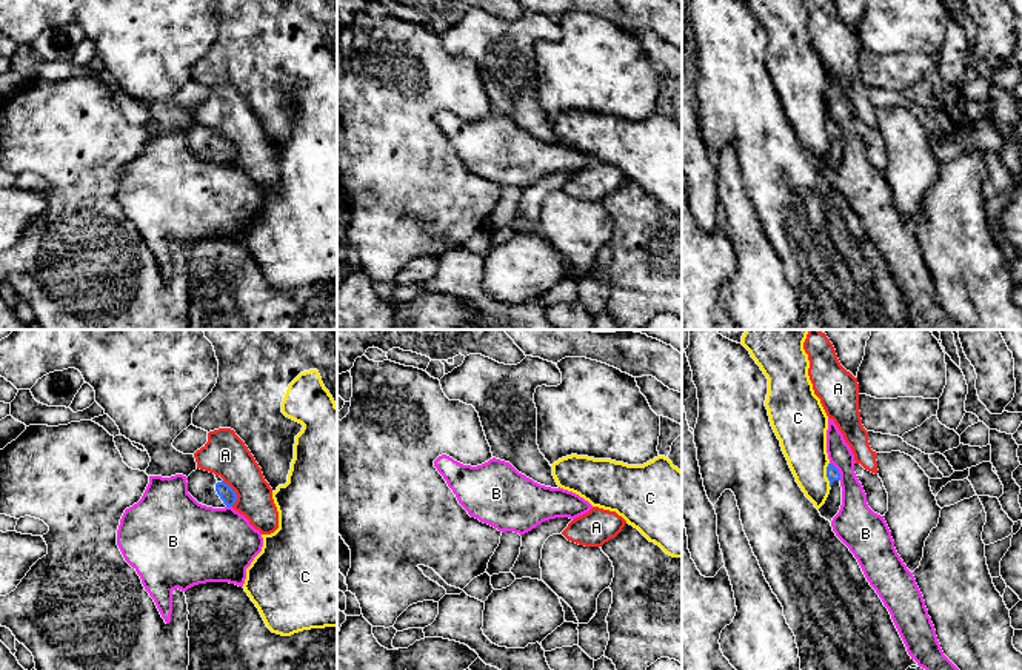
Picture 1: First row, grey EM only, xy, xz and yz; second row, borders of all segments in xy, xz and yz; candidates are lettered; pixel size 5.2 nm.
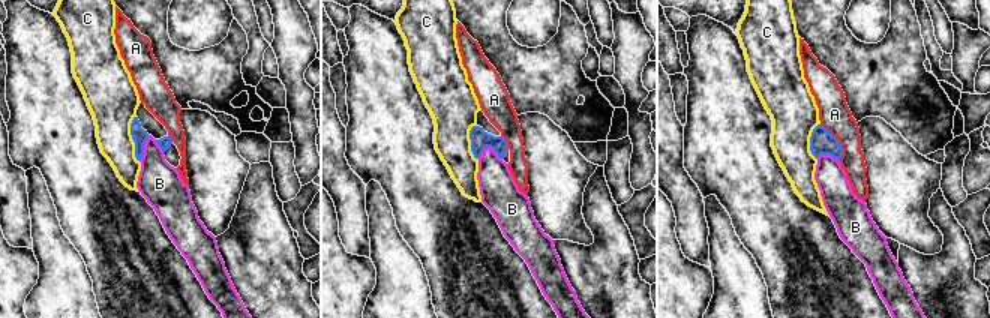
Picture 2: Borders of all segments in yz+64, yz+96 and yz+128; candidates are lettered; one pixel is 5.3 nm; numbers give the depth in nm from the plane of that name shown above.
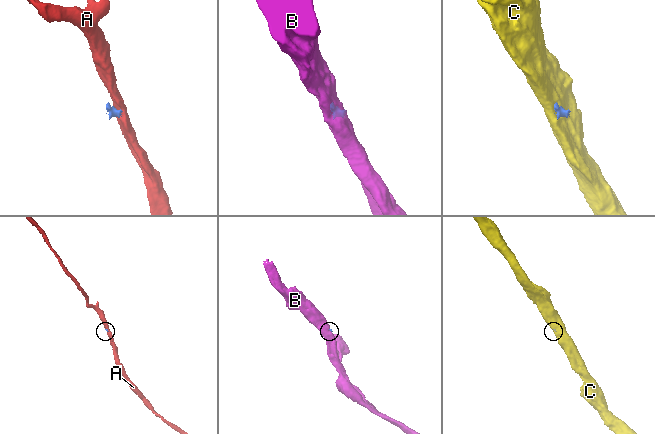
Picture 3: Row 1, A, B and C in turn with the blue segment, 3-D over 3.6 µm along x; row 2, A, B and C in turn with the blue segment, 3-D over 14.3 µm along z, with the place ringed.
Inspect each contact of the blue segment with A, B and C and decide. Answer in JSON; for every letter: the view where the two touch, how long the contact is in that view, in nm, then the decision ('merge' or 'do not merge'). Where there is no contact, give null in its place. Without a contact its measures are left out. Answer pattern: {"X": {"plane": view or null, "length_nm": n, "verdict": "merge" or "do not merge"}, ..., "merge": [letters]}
{"A": {"plane": "xy", "length_nm": 150, "verdict": "do not merge"}, "B": {"plane": "yz", "length_nm": 110, "verdict": "do not merge"}, "C": {"plane": "yz", "length_nm": 140, "verdict": "do not merge"}, "merge": []}

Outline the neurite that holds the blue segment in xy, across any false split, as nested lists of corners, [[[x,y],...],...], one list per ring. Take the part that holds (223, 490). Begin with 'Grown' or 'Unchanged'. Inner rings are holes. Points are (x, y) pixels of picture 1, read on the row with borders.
Grown. [[[197,468],[188,476],[188,493],[202,505],[212,508],[232,507],[237,501],[235,491],[219,482],[214,473]]]

